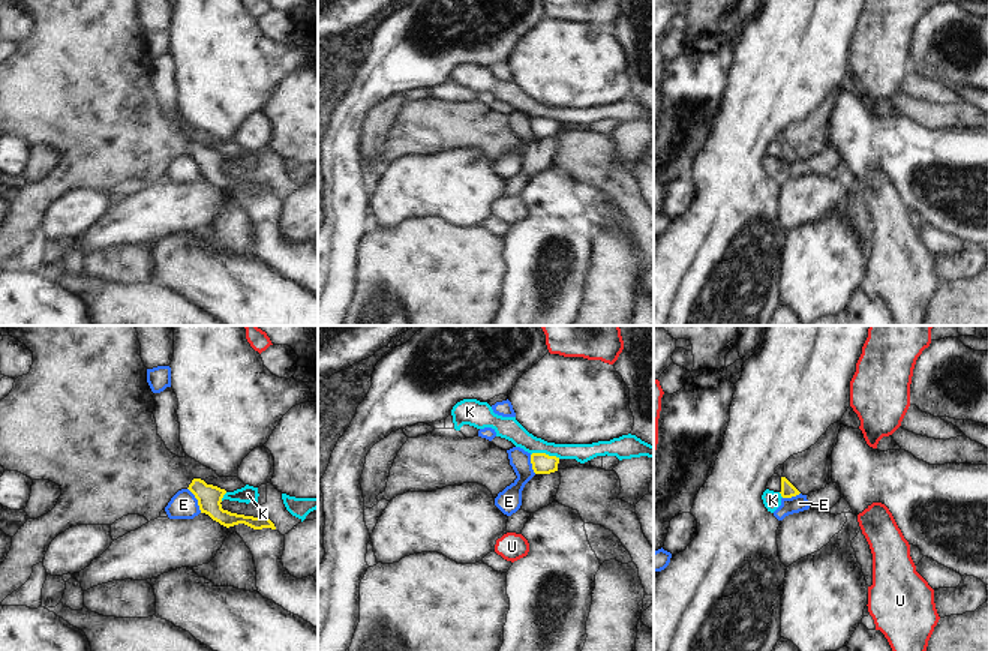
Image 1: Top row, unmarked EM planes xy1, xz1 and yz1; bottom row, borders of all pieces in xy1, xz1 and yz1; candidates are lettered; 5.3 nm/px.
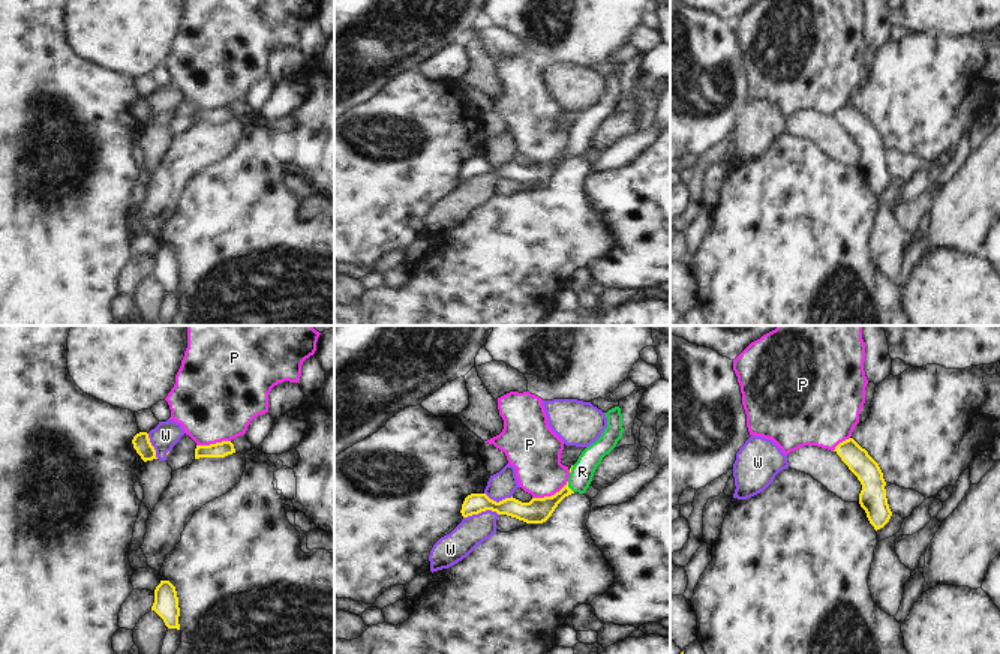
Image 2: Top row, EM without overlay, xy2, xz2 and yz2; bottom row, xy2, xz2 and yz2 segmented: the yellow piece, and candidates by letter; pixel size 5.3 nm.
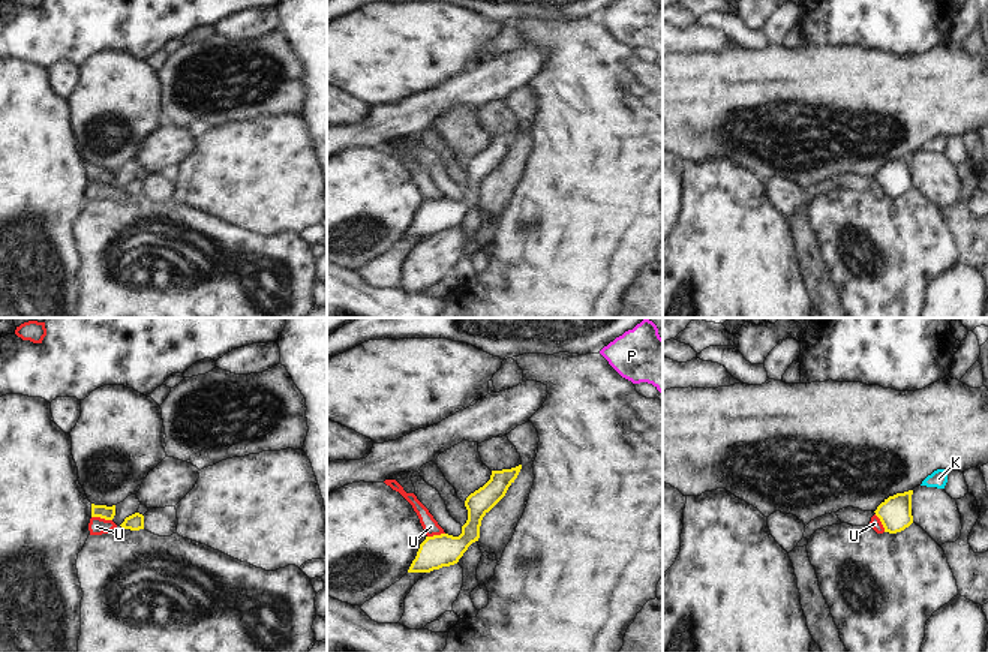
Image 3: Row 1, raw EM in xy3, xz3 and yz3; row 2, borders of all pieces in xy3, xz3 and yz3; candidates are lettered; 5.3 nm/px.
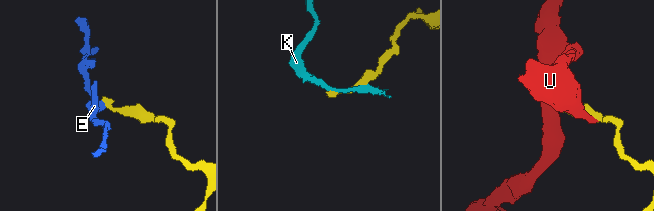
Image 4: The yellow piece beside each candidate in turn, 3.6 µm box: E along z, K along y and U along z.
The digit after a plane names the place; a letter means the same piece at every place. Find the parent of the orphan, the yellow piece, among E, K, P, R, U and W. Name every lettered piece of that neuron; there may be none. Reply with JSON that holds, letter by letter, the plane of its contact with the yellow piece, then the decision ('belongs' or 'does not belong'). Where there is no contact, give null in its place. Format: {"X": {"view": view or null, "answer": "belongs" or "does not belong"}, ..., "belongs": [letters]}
{"E": {"view": "xy1", "answer": "does not belong"}, "K": {"view": "xz1", "answer": "does not belong"}, "P": {"view": "xz2", "answer": "does not belong"}, "R": {"view": "xz2", "answer": "belongs"}, "U": {"view": "xy3", "answer": "does not belong"}, "W": {"view": "xz2", "answer": "does not belong"}, "belongs": ["R"]}

